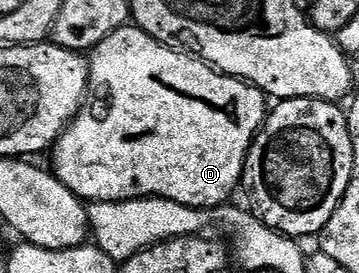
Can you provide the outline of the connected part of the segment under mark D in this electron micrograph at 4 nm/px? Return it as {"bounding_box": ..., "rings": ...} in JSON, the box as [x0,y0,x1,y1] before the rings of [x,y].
{"bounding_box":[51,26,266,210],"rings":[[[125,26],[114,30],[98,46],[91,49],[88,61],[88,97],[80,113],[72,119],[68,129],[56,139],[51,149],[51,171],[65,186],[85,202],[118,202],[119,200],[173,200],[182,206],[190,206],[197,210],[215,210],[227,205],[235,188],[239,189],[244,174],[244,163],[252,140],[259,132],[266,119],[266,97],[260,89],[247,80],[237,80],[234,76],[226,76],[223,72],[204,63],[203,60],[186,52],[176,52],[173,48],[165,48],[150,34],[135,26]]]}

